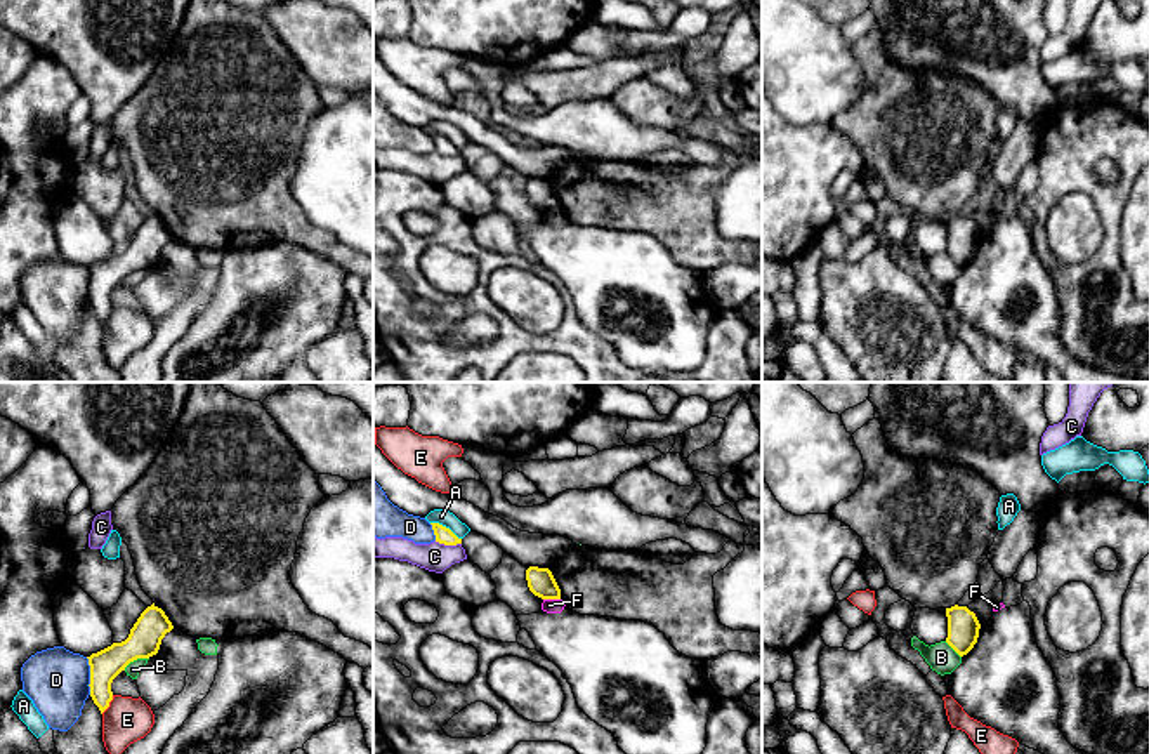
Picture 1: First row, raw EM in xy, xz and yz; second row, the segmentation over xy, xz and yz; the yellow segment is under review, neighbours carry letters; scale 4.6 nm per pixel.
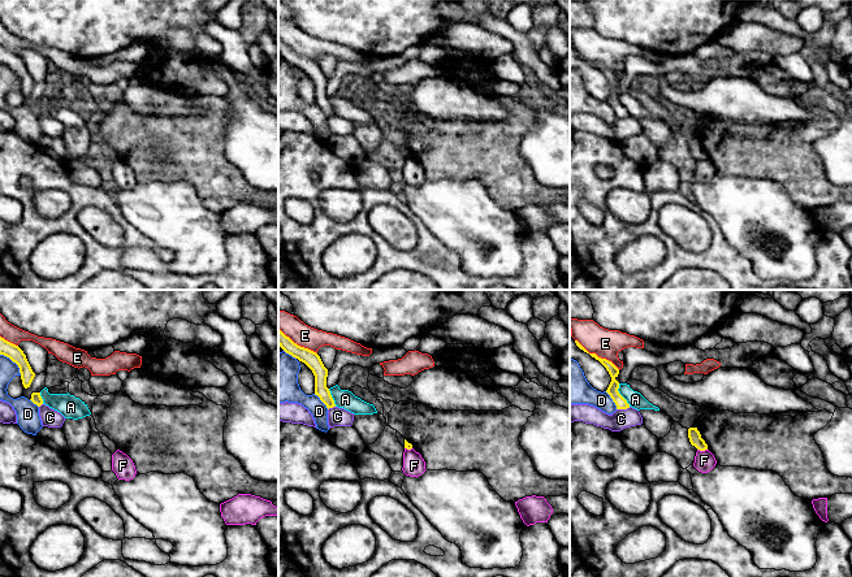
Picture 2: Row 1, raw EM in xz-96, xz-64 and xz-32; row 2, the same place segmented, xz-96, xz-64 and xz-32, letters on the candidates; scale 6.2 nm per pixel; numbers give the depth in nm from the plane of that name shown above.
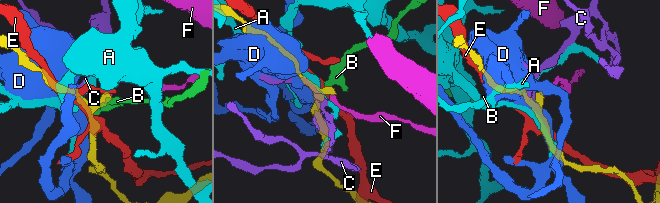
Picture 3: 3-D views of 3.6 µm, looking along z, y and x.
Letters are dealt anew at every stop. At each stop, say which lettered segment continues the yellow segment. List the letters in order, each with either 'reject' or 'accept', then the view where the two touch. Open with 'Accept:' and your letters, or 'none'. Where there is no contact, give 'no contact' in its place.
Accept: none
A: reject; contact in xz
B: reject; contact in xy
C: reject; contact in xz
D: reject; contact in xy
E: reject; contact in xy
F: reject; contact in xz

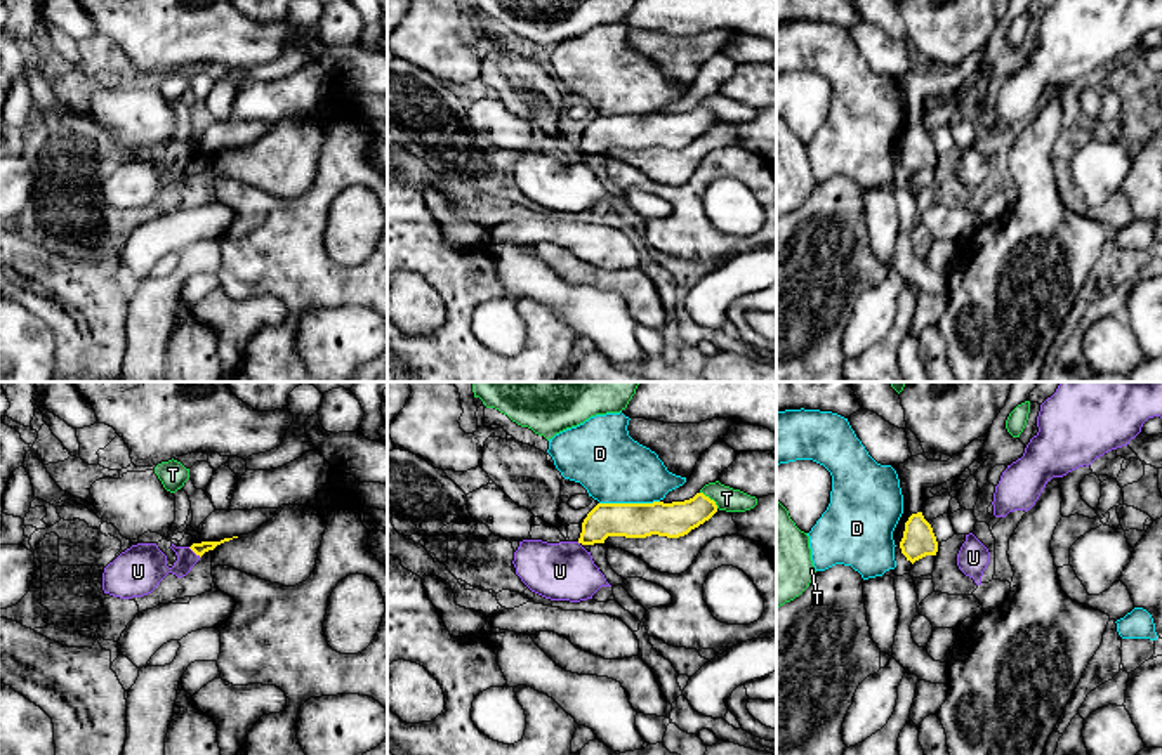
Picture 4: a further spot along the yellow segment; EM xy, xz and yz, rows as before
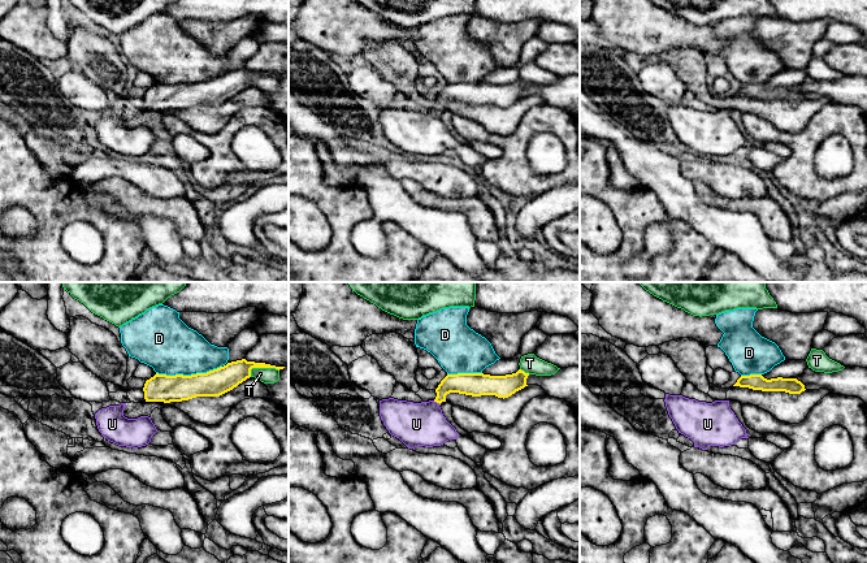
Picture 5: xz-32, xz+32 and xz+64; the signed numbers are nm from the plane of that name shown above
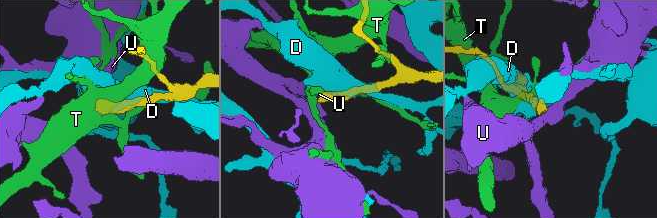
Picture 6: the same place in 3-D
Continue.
Accept: U
D: reject; contact in xz
T: reject; contact in xz
U: accept; contact in xy

